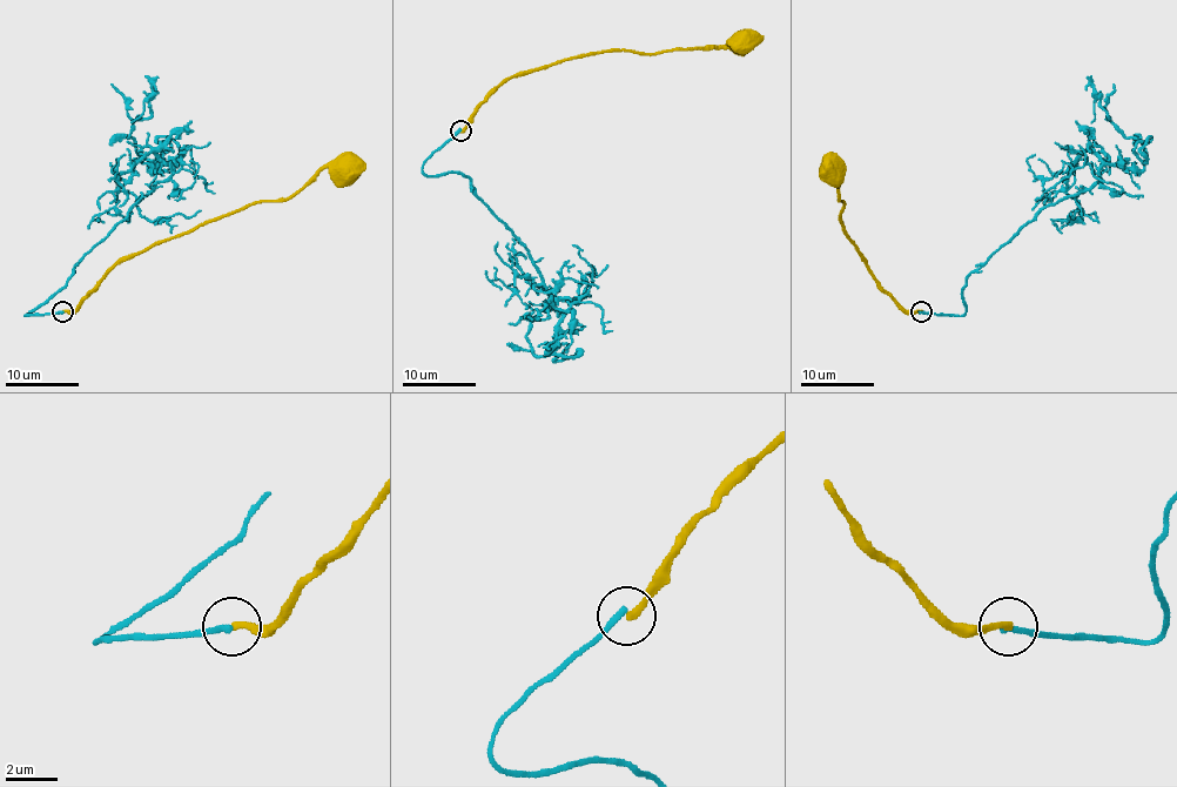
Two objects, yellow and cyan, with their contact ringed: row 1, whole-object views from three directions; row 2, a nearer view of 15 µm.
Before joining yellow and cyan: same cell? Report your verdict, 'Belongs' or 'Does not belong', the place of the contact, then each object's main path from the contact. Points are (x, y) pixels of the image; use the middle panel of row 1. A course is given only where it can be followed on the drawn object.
Does not belong. Place: (461, 130). Course of yellow: (461, 132), (473, 112), (516, 74), (583, 54), (720, 48), (737, 35), (744, 39). Course of cyan: (461, 129), (422, 170), (466, 176), (550, 302), (570, 309), (535, 355), (529, 325), (547, 310), (529, 302)

